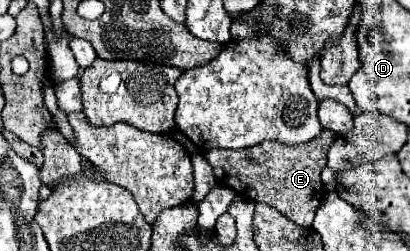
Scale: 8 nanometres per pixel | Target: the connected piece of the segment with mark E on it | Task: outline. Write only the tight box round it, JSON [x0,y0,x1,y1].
[205,129,335,227]

